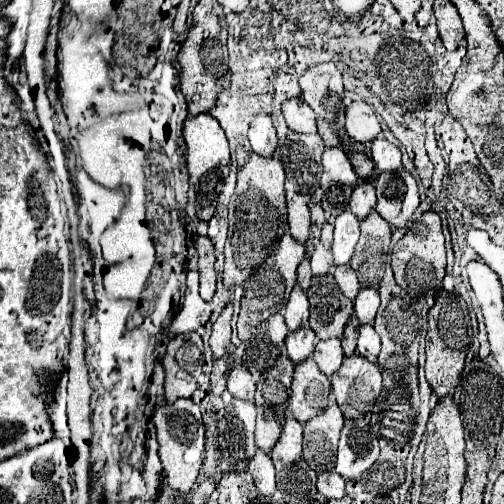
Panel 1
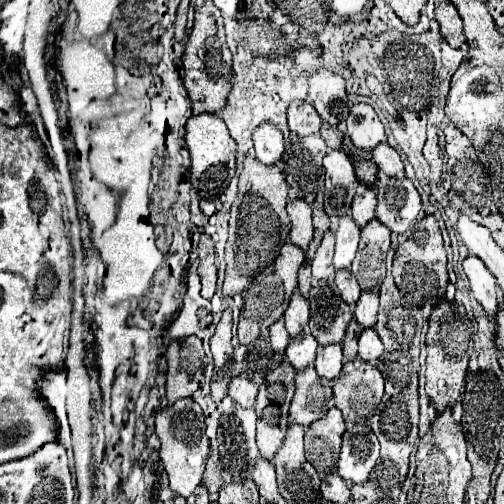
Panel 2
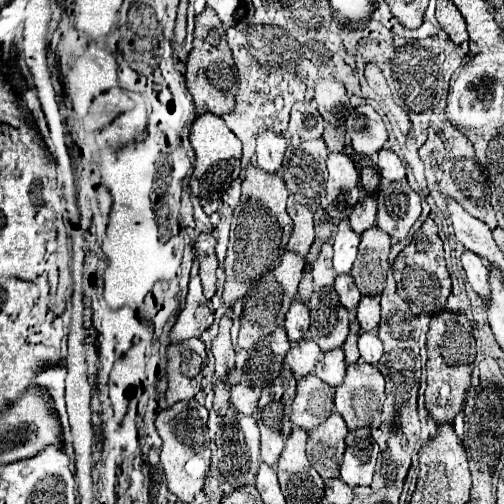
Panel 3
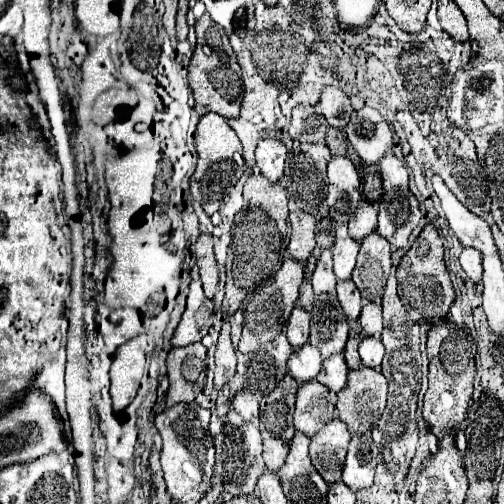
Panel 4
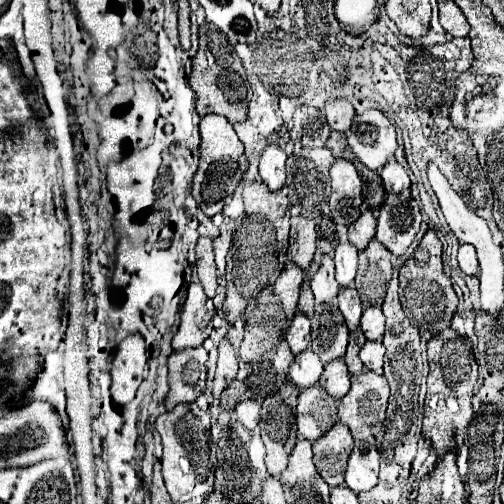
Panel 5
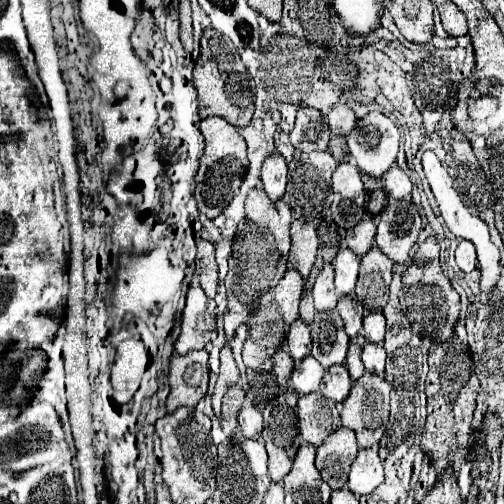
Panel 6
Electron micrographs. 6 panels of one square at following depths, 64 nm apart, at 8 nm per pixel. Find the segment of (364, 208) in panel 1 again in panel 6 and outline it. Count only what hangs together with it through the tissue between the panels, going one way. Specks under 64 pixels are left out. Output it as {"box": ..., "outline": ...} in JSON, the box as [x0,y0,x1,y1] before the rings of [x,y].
{"box":[346,214,376,258],"outline":[[[364,214],[364,220],[348,232],[346,244],[358,258],[362,258],[374,246],[374,236],[376,236],[376,226],[372,222],[372,216]]]}

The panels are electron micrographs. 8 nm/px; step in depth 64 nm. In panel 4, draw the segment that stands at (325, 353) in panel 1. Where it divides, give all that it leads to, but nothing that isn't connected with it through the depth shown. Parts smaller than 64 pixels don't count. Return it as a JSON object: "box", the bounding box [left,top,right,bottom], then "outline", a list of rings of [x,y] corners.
{"box":[316,354,348,392],"outline":[[[336,354],[336,356],[330,356],[328,360],[324,360],[322,362],[322,372],[316,380],[332,392],[344,390],[344,386],[348,384],[348,366],[344,362],[344,356]]]}

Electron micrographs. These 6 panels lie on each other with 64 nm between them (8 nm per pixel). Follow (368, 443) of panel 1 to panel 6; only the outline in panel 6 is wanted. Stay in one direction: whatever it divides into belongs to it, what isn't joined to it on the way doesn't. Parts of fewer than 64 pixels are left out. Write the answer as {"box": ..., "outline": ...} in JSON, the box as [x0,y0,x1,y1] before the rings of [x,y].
{"box":[348,448,384,498],"outline":[[[378,448],[360,450],[348,476],[348,488],[356,498],[372,494],[384,482],[384,468],[378,458]]]}

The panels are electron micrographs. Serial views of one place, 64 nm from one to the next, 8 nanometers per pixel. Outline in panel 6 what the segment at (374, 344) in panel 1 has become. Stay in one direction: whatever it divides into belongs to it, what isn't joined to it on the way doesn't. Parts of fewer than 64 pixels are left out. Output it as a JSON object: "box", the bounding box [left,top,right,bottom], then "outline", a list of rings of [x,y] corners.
{"box":[362,344,386,376],"outline":[[[366,344],[362,350],[362,362],[370,374],[384,376],[384,366],[386,366],[386,350],[376,344]]]}

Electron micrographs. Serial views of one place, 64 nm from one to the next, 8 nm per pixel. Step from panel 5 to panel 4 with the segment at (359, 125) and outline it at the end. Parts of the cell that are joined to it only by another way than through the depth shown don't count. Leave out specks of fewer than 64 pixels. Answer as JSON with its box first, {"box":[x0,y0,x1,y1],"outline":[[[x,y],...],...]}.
{"box":[346,108,392,164],"outline":[[[362,108],[352,114],[346,128],[348,142],[366,164],[378,164],[392,148],[392,130],[374,108]]]}

